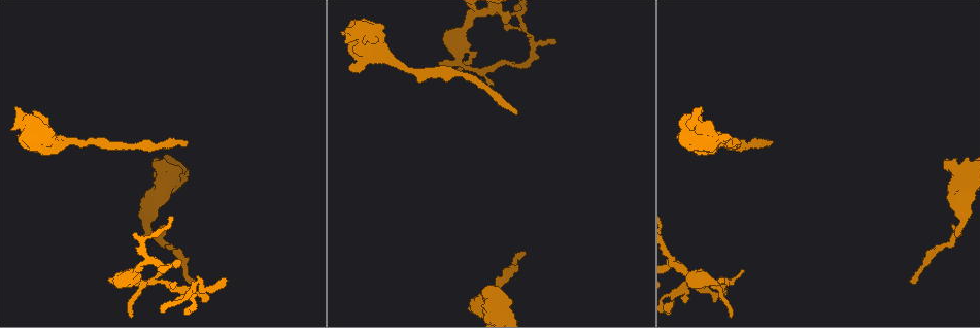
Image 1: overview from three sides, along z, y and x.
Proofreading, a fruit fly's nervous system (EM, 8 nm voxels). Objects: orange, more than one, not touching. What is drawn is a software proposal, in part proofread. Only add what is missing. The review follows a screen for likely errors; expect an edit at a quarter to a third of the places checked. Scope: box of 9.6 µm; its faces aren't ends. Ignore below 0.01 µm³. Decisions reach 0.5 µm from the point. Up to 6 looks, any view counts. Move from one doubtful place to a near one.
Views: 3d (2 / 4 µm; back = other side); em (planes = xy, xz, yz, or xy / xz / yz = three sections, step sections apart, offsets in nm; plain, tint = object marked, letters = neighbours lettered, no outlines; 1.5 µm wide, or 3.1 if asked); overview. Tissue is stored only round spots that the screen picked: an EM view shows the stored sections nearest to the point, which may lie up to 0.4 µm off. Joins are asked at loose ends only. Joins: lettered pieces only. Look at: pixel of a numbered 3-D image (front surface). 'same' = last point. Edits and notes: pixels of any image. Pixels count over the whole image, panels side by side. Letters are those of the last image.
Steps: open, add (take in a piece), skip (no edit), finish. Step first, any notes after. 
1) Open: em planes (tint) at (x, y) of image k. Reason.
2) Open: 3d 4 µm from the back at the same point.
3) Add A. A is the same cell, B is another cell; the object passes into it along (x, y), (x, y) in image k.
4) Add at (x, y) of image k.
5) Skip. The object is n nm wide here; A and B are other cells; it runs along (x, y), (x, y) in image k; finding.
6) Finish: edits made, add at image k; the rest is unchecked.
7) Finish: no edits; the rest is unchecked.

Open: em yz step 4 (letters) at (109, 278) of image 1. An open end.

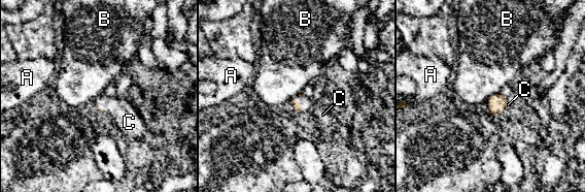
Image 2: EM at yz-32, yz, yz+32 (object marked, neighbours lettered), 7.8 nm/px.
Add C. C is the same cell, A and B are other cells; the object passes into it along (297, 105), (301, 103), (322, 115) in image 2; it goes on there.

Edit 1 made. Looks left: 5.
Open: 3d 2 µm at (346, 37) of image 1. Thick end.

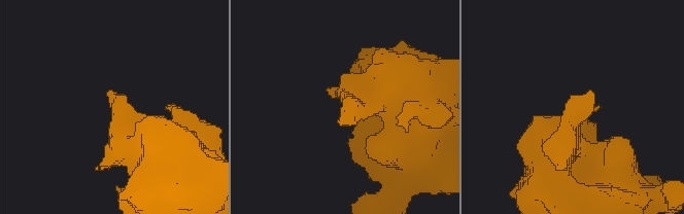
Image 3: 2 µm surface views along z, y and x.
Open: em xy step 8 (letters) at (341, 112) of image 3. Need the tissue.

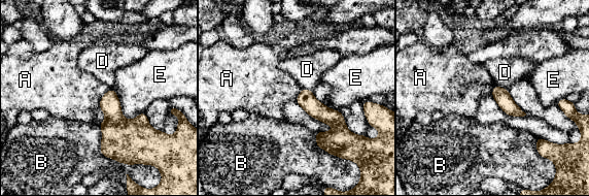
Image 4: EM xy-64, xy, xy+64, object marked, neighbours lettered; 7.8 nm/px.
Open: em planes (letters) at the same point.

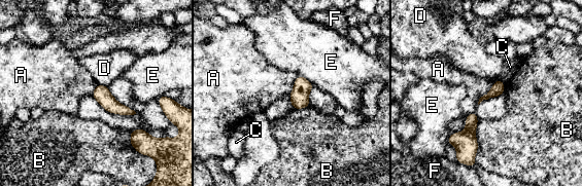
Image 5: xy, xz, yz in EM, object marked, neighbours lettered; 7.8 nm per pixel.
Skip. A, B, C, D, E and F are other cells; a border runs along (475, 111), (460, 132), (450, 135) in image 5; no lettered piece goes on from it.

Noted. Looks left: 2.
Open: em yz step 8 (letters) at (160, 162) of image 1. Branch stops here.

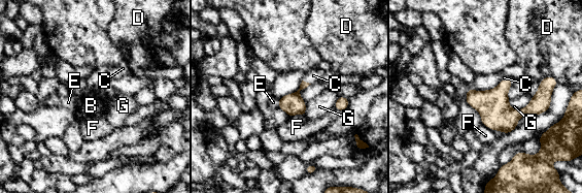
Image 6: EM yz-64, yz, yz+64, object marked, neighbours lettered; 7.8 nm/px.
Add C. The longest contact is with F, 200 nm; C is the same cell, B, D, E, F and G are other cells; the cell continues.

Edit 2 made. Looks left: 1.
Finish: edits made, add at image 2, add at image 6; the rest is unchecked.

